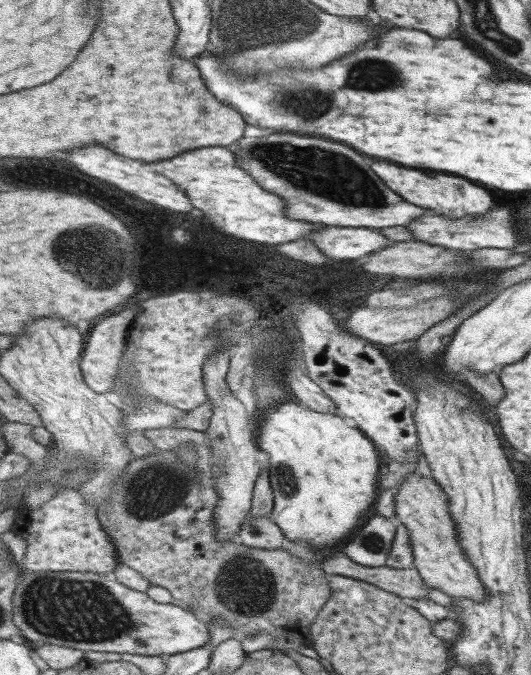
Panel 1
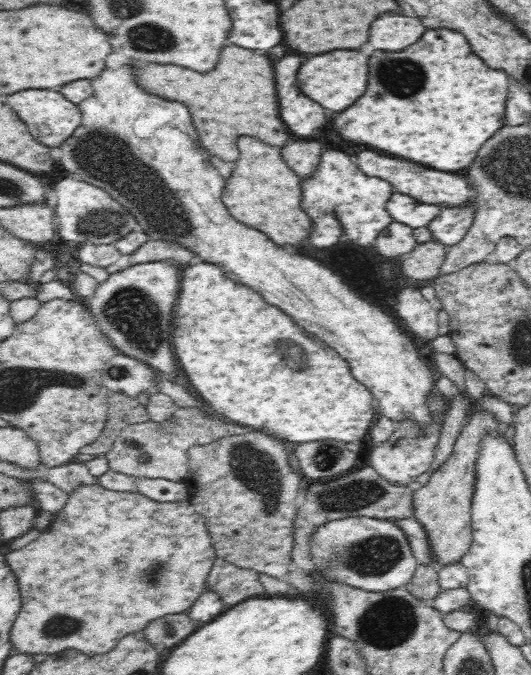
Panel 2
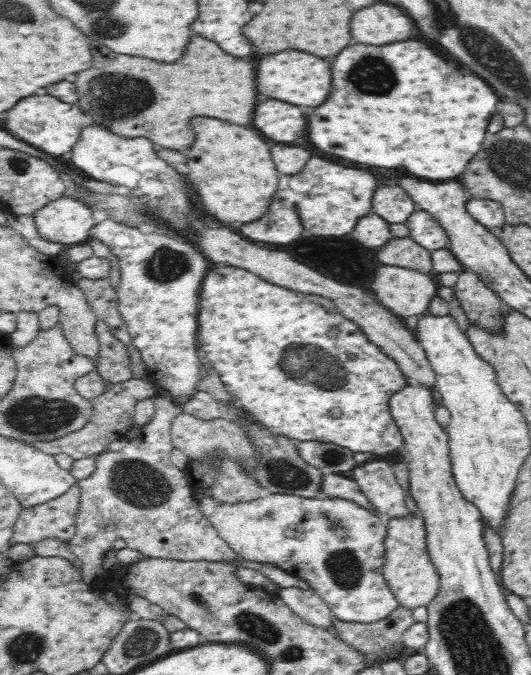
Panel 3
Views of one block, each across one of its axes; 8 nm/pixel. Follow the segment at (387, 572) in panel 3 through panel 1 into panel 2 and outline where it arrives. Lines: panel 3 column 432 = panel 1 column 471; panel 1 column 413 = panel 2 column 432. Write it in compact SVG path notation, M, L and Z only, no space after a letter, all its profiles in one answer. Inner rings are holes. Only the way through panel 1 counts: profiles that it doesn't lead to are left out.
M484 408L472 410L468 424L462 426L460 436L456 438L452 456L432 474L430 482L426 486L414 488L414 518L424 524L432 552L436 556L438 570L442 566L450 566L462 560L462 556L470 550L474 528L472 528L472 500L476 494L476 482L478 482L478 460L480 452L484 448L486 436L504 436L504 426L498 422L494 414L490 414Z

